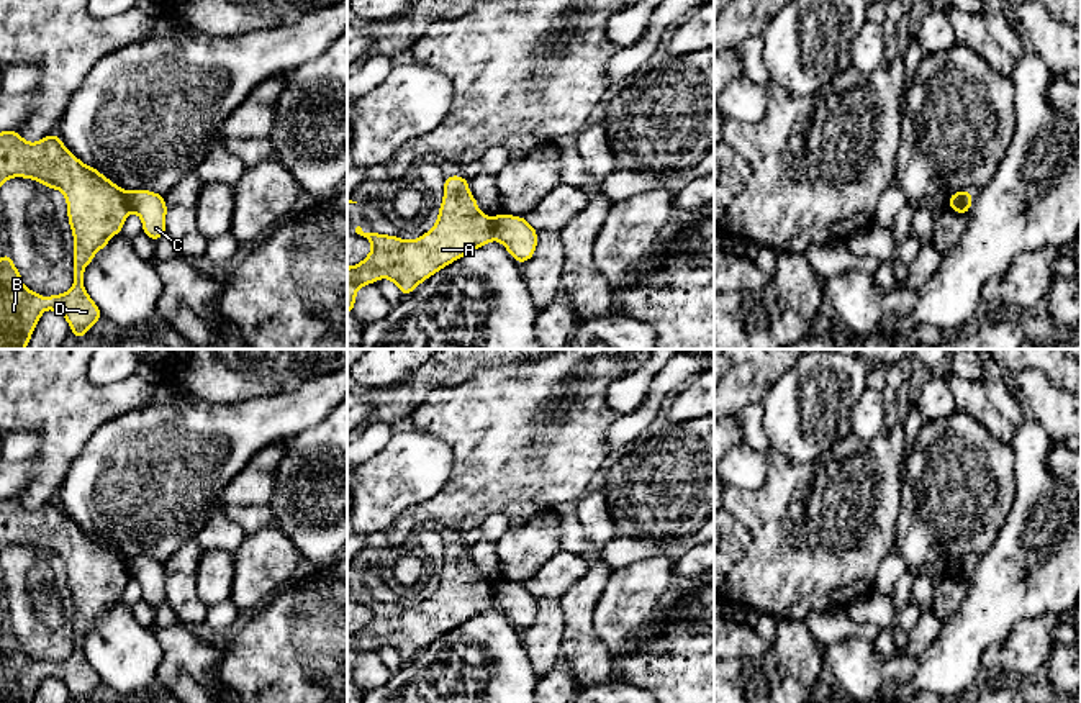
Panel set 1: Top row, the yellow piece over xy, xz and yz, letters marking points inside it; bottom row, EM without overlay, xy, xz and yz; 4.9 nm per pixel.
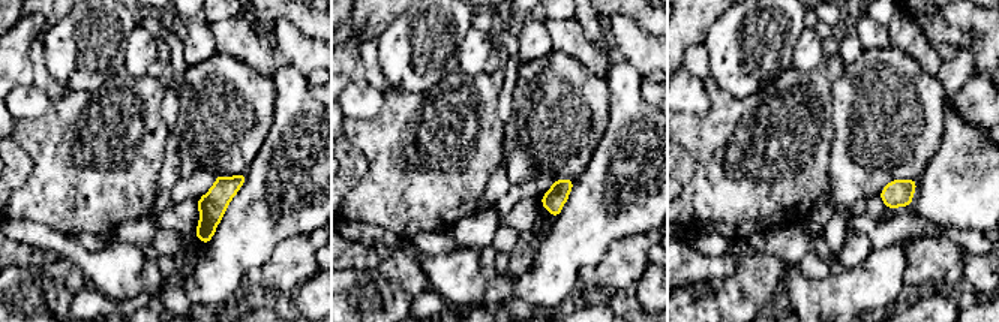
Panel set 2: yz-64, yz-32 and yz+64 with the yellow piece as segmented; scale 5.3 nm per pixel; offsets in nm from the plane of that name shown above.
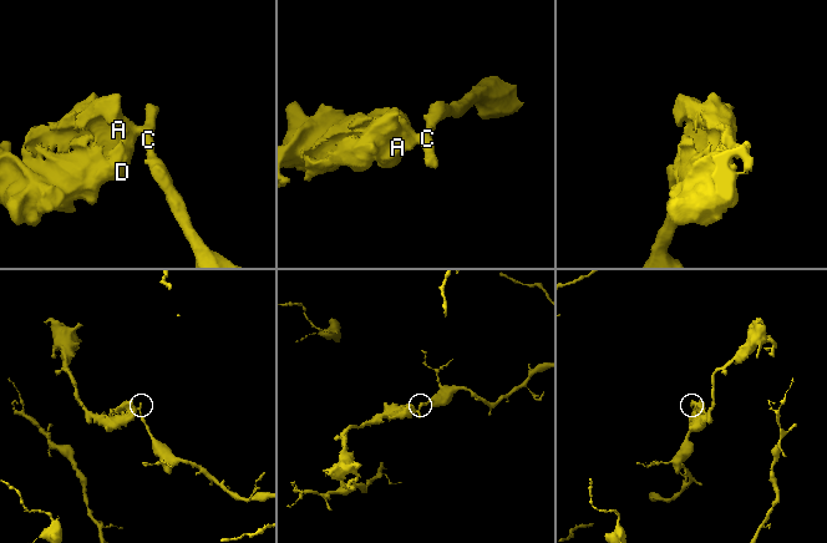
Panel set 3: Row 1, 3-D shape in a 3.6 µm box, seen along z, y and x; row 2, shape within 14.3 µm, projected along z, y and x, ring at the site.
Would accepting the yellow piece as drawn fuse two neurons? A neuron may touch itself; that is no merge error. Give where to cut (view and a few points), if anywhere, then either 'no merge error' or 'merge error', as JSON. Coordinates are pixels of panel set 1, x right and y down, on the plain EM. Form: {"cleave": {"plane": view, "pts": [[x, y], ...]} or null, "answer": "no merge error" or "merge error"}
{"cleave": {"plane": "xz", "pts": [[492, 585], [497, 605]]}, "answer": "merge error"}

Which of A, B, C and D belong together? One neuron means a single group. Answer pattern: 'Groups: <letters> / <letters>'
Groups: A B D / C

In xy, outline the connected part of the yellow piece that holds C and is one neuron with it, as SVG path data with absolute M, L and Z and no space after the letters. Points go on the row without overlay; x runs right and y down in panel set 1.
M149 557L126 559L129 578L134 578L142 587L142 598L157 608L165 601L165 567L164 562Z

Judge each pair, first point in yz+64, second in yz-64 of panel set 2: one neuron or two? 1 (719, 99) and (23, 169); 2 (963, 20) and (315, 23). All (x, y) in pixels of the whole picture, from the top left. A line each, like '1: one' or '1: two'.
1: two
2: two

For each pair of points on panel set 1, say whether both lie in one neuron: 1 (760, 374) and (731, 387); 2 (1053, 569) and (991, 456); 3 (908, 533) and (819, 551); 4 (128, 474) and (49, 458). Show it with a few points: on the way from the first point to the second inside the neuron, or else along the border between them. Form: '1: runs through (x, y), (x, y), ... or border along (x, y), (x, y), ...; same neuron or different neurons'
1: runs through (754, 374), (737, 387); same neuron
2: border along (1014, 459), (1014, 502), (998, 533); different neurons
3: border along (901, 497), (893, 546); different neurons
4: border along (95, 431), (59, 484); different neurons

